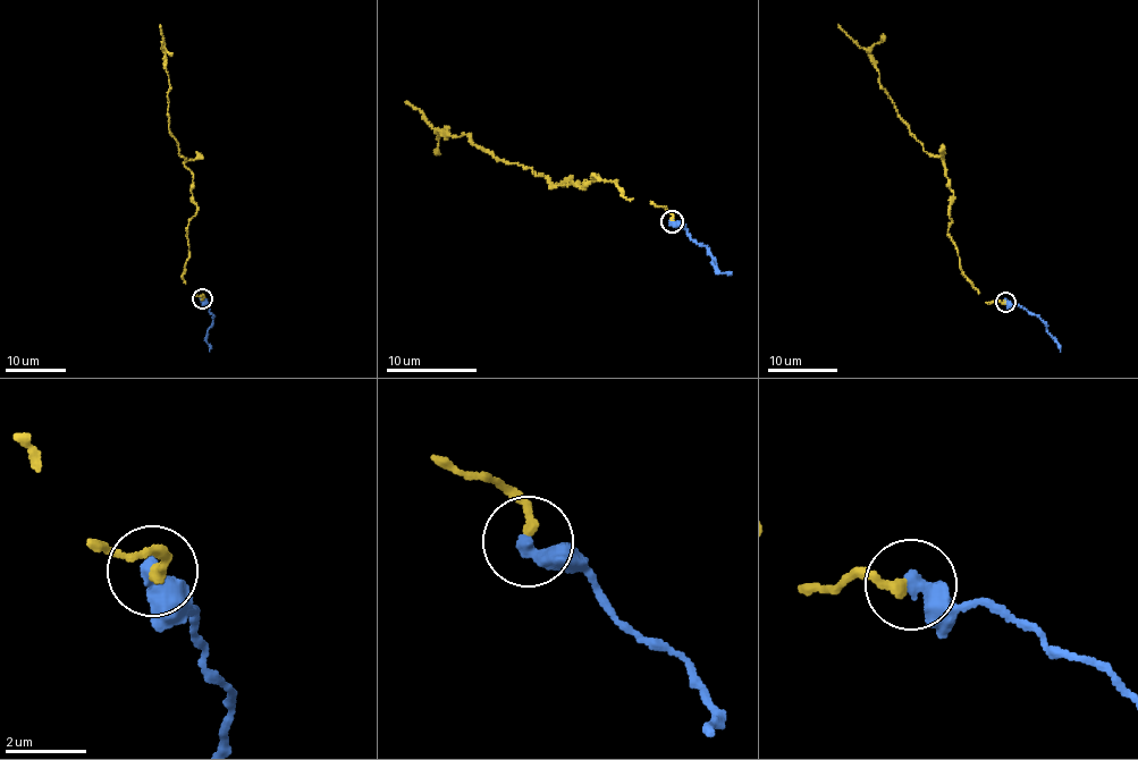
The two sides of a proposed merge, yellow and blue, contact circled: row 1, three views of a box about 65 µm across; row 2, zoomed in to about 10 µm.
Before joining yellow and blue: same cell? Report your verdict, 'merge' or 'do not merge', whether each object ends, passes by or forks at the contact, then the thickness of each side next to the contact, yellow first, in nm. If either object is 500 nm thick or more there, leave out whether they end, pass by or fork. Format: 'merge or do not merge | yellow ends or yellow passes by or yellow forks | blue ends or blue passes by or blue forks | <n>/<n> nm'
merge | 240/500 nm

